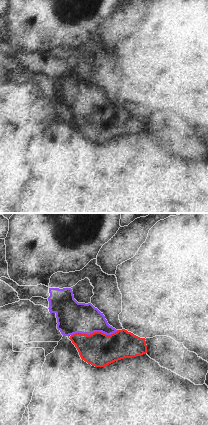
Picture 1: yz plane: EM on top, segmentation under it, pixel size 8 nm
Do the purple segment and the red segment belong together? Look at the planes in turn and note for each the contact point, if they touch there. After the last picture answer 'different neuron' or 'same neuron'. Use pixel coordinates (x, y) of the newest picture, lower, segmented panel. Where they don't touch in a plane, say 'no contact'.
contact (94, 331)

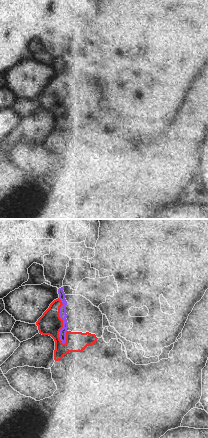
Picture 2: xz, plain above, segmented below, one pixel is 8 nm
contact (63, 321)

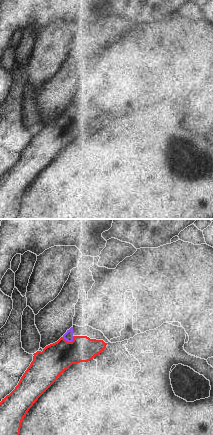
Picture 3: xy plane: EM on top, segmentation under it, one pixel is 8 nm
contact (69, 341)

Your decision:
same neuron

